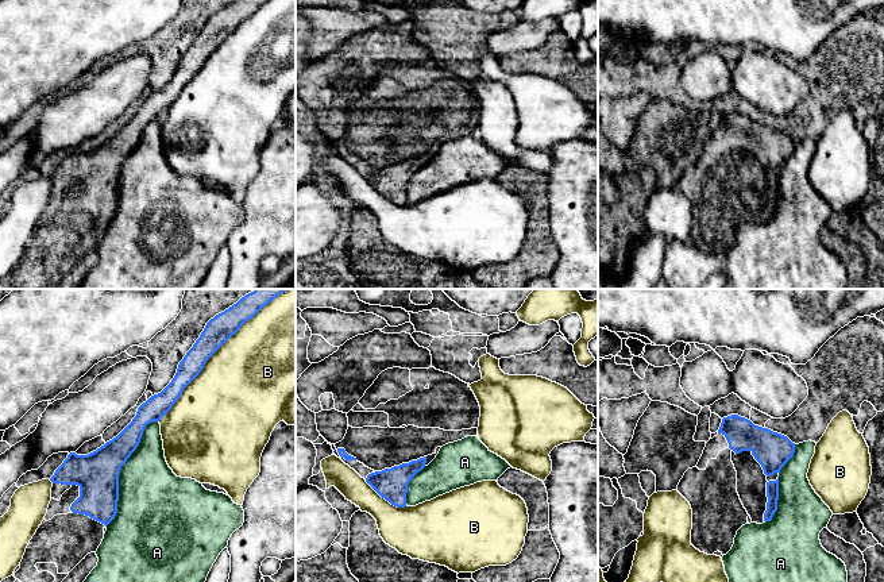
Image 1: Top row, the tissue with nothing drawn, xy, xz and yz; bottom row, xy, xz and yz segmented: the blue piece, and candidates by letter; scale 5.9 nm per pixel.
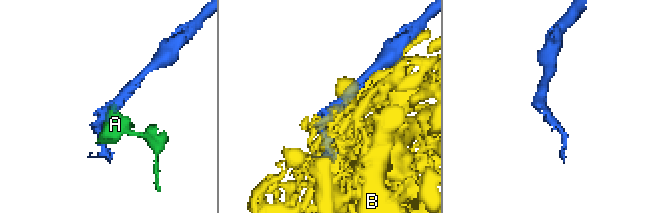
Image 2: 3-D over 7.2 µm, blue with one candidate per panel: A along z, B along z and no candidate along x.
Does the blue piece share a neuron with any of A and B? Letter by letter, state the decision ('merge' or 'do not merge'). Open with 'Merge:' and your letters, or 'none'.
Merge: none
A: do not merge
B: do not merge

